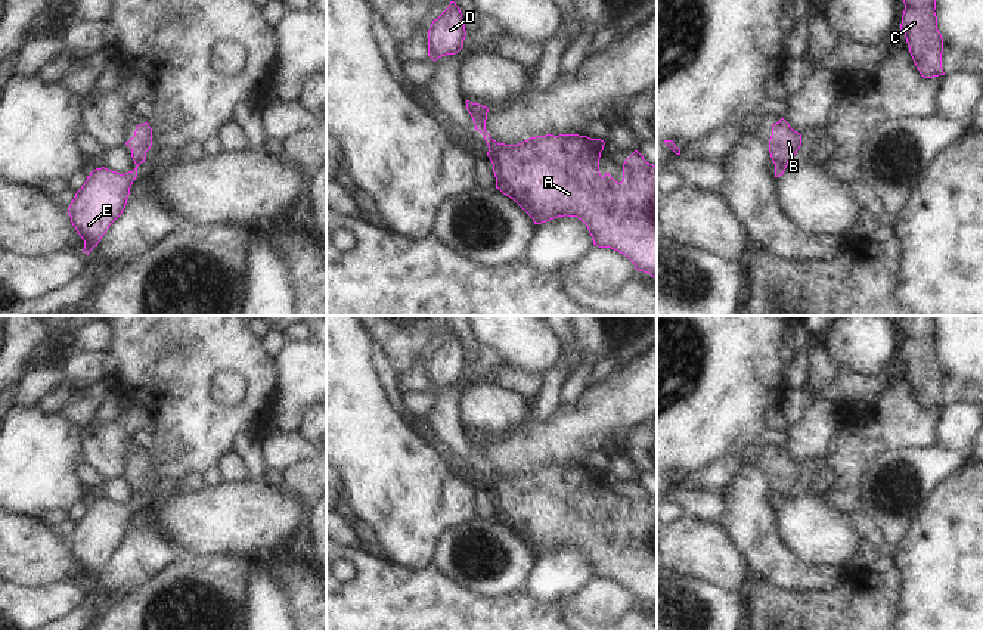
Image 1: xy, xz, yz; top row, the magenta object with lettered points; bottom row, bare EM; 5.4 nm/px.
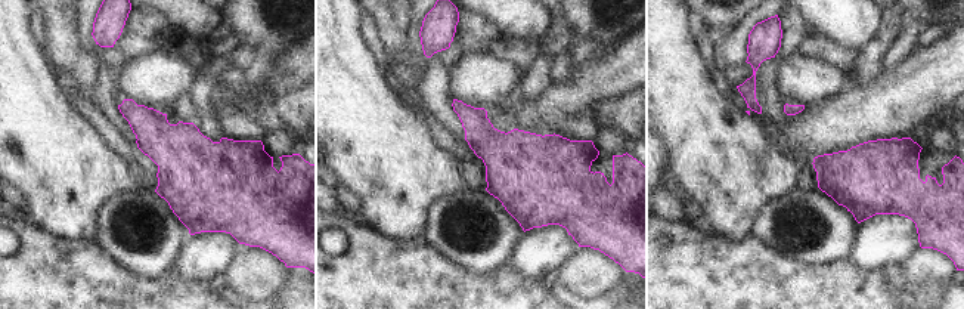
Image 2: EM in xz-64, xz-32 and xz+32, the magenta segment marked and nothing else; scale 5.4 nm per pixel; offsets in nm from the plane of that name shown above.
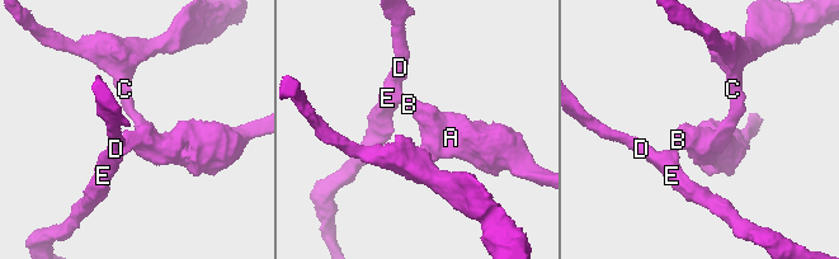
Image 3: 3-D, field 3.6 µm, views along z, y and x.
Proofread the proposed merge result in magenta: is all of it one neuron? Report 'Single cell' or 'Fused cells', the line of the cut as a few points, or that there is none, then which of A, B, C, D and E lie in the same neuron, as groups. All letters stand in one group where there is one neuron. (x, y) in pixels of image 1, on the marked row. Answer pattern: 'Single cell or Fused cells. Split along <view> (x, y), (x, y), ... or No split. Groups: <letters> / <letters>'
Fused cells. Split along xz (483, 106), (467, 108). Groups: A B C / D E

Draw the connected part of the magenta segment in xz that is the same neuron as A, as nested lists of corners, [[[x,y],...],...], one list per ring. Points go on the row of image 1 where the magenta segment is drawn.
[[[465,102],[472,117],[475,130],[480,131],[489,146],[487,156],[493,164],[496,189],[514,199],[534,221],[542,224],[558,217],[577,217],[582,220],[599,248],[611,248],[626,255],[635,269],[657,277],[657,165],[644,159],[635,150],[623,164],[623,181],[615,181],[610,173],[602,177],[599,173],[599,158],[605,142],[579,134],[546,134],[530,137],[518,145],[497,143],[486,131],[489,108],[472,108]]]

